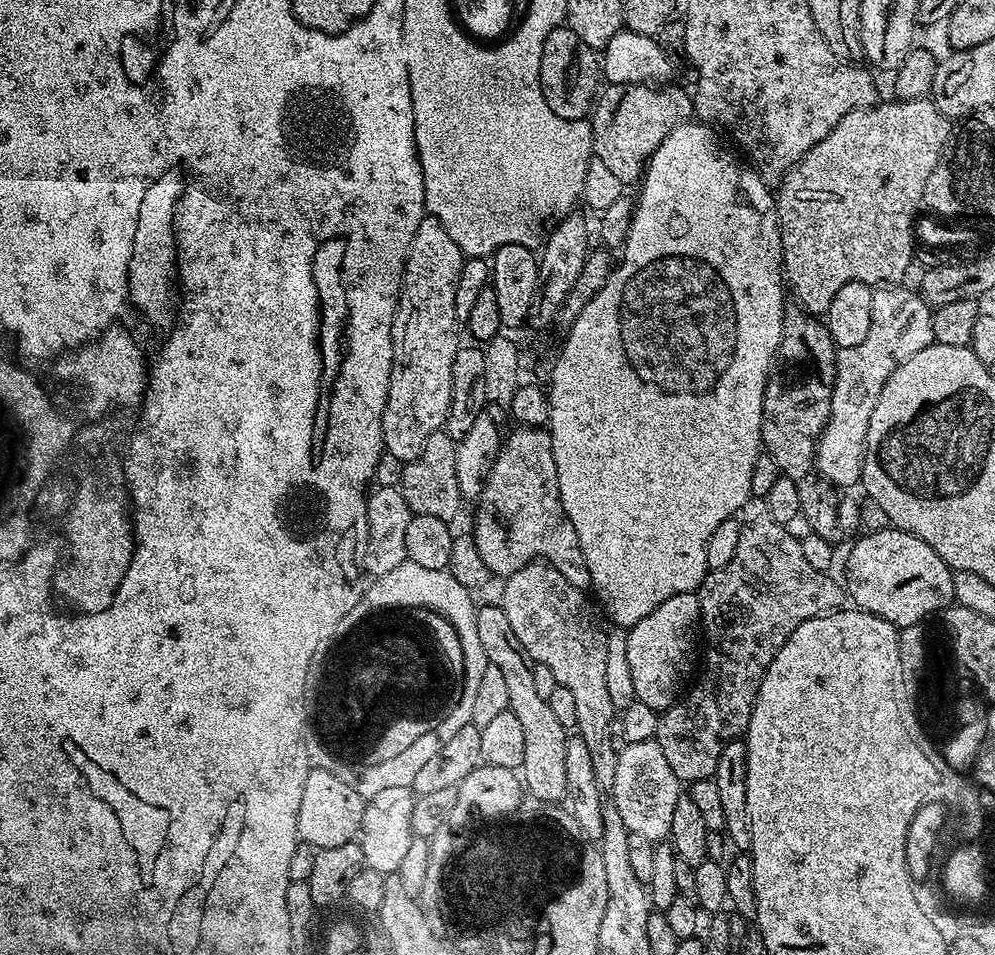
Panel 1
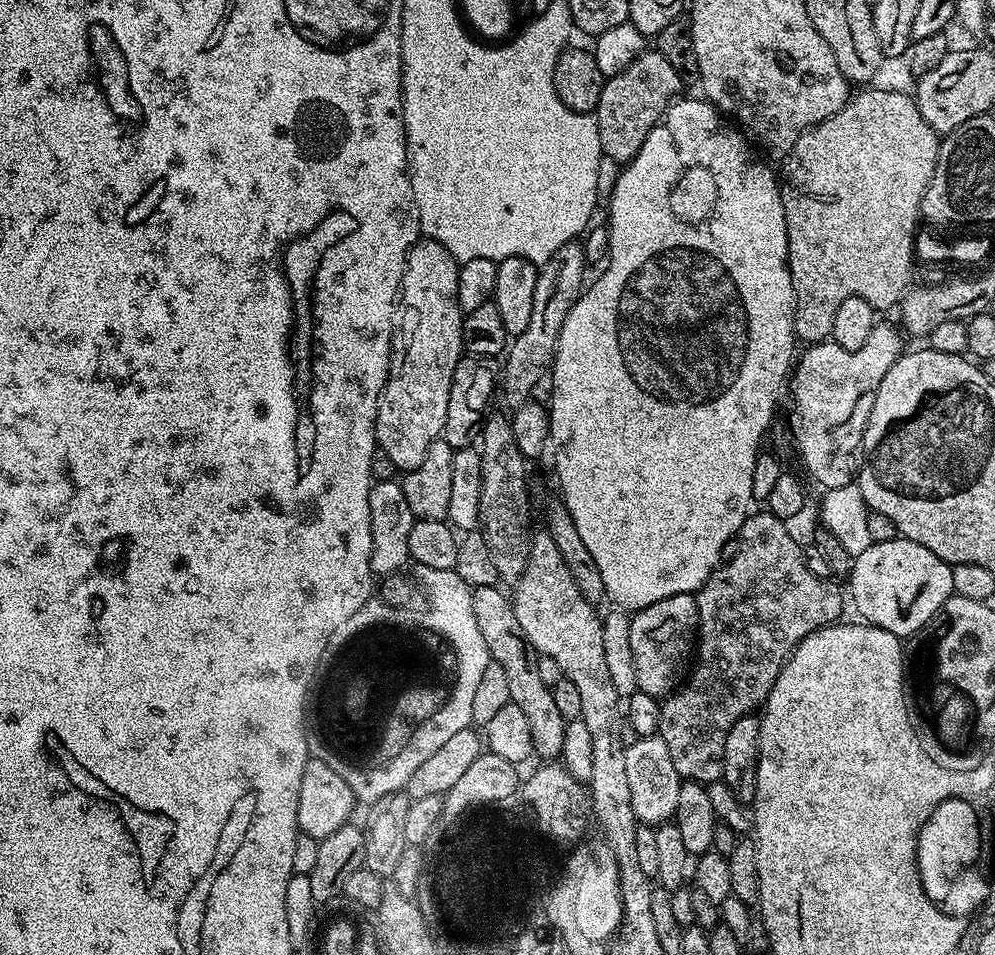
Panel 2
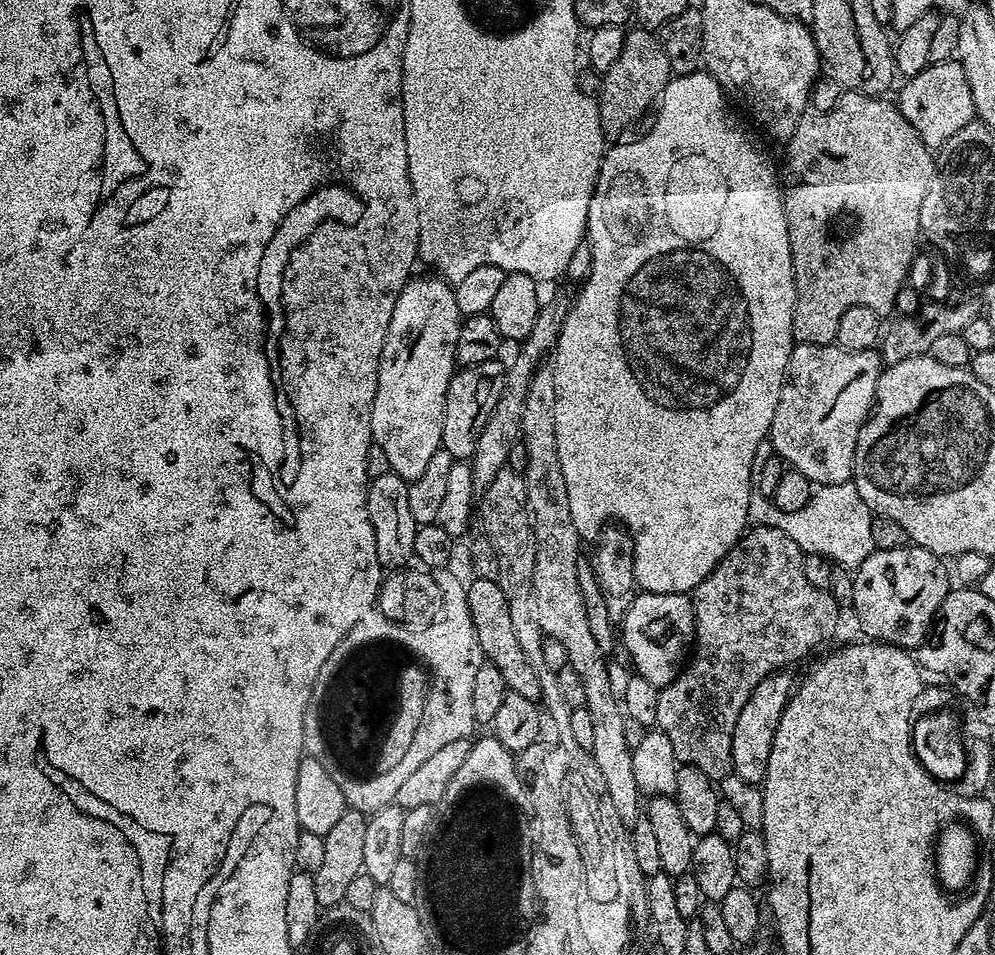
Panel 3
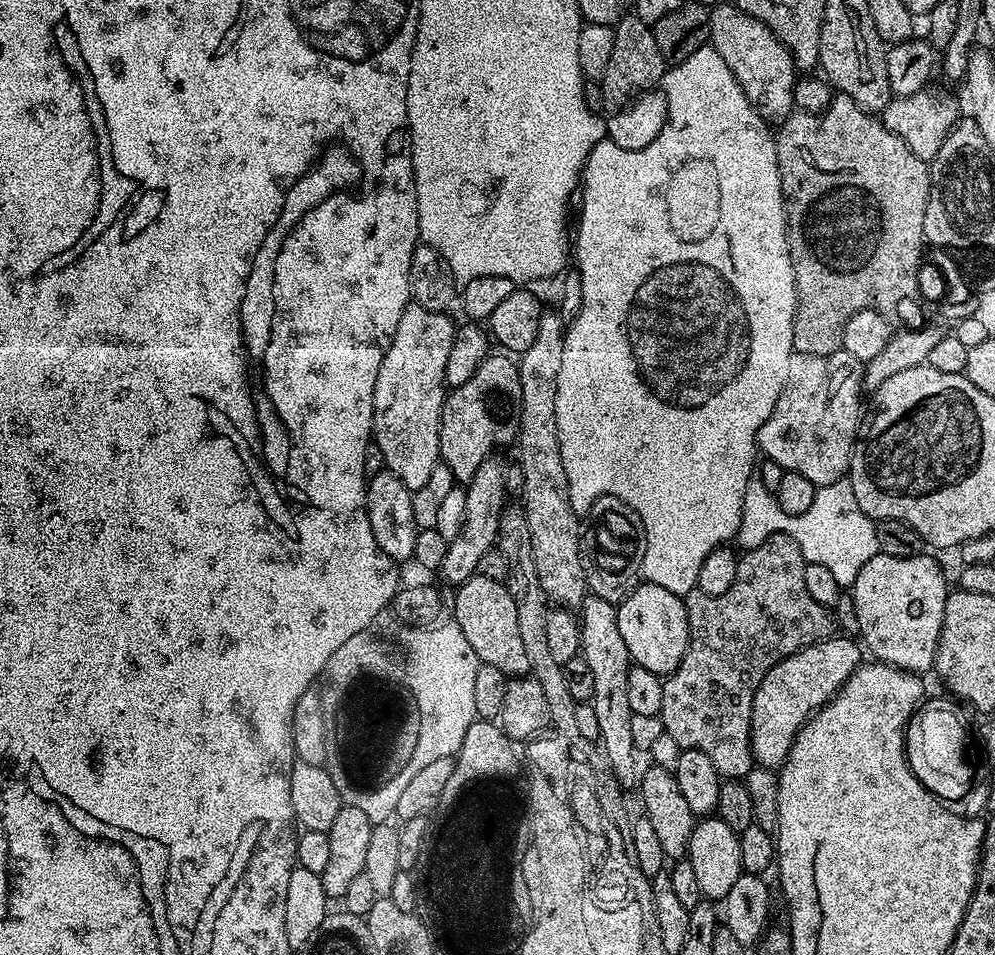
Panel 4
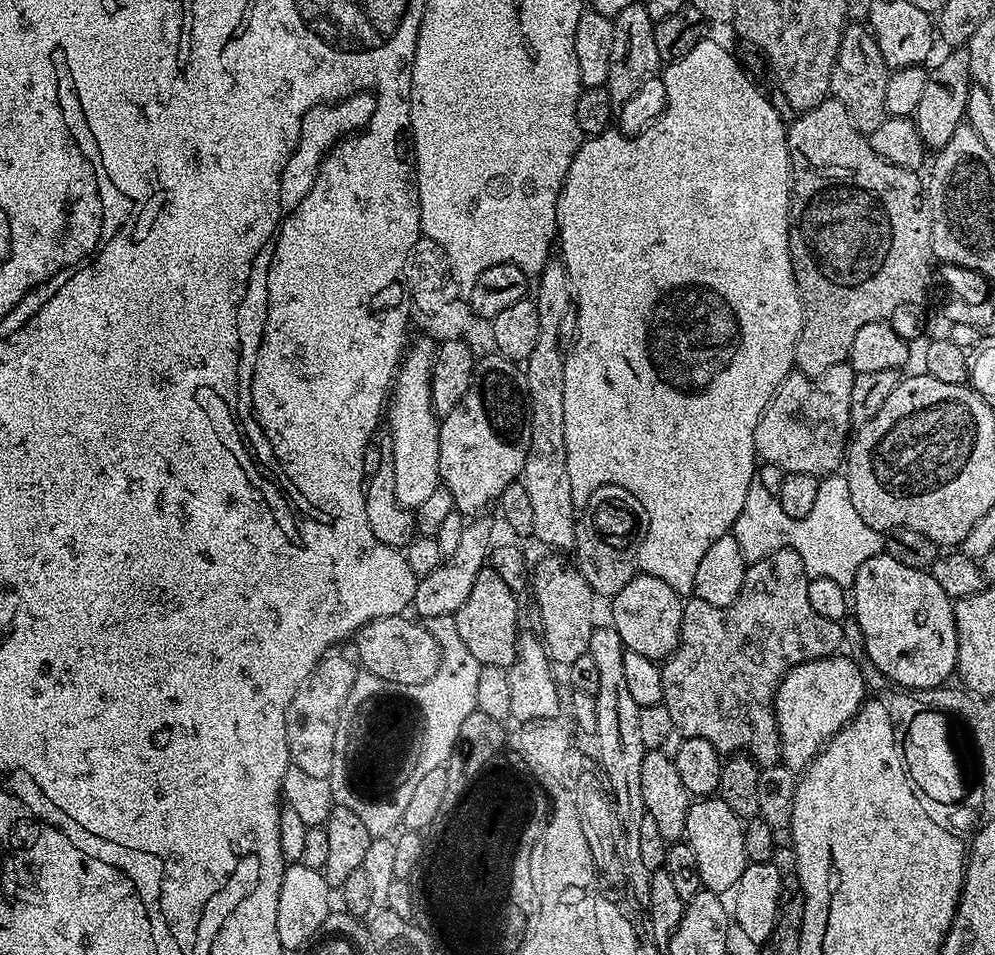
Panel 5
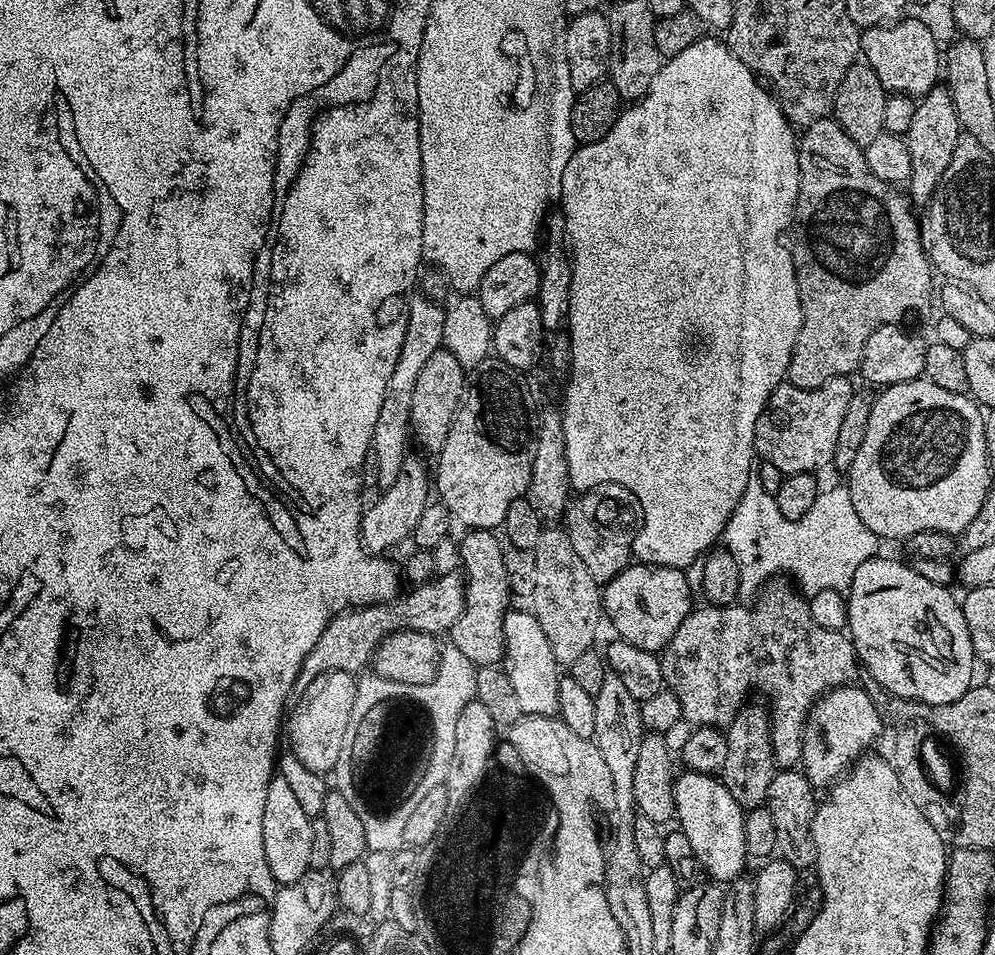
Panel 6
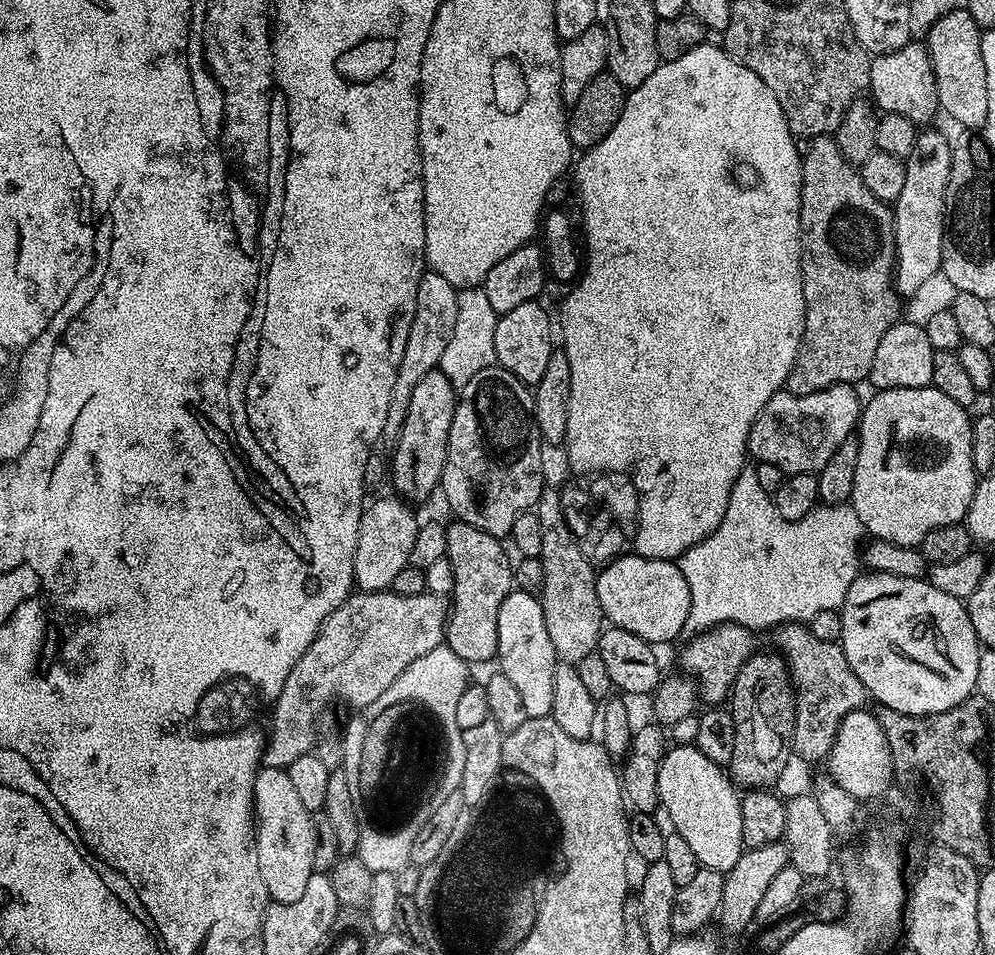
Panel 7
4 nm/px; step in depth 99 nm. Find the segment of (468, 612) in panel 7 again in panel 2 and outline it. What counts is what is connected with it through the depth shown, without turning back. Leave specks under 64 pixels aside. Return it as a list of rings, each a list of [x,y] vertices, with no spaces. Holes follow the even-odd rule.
[[[482,586],[472,589],[474,618],[478,622],[478,630],[482,630],[482,638],[486,642],[486,650],[490,650],[492,662],[506,670],[506,679],[510,686],[510,701],[524,711],[530,721],[530,738],[532,751],[537,757],[556,758],[562,750],[562,738],[566,734],[566,721],[558,706],[554,703],[551,687],[542,682],[536,665],[537,657],[524,636],[522,625],[518,623],[518,614],[514,614],[509,593],[504,593],[500,586]]]

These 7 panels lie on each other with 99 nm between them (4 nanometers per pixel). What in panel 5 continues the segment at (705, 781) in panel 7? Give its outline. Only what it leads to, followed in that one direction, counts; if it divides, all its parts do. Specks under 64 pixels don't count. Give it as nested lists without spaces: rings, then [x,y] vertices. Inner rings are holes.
[[[700,798],[689,803],[684,840],[690,850],[694,850],[703,887],[709,892],[731,893],[749,863],[744,845],[744,824],[734,811],[719,798]]]

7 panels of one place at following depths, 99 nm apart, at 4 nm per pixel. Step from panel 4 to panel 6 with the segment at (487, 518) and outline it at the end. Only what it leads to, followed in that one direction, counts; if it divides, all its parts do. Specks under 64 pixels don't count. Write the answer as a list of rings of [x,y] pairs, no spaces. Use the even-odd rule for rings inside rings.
[[[457,572],[437,575],[433,580],[413,587],[408,596],[386,604],[370,604],[361,608],[348,609],[340,613],[322,632],[322,637],[314,644],[300,668],[297,685],[305,687],[314,678],[328,671],[359,673],[371,663],[373,654],[383,639],[400,630],[420,631],[433,636],[447,633],[461,617],[465,608],[465,579]]]

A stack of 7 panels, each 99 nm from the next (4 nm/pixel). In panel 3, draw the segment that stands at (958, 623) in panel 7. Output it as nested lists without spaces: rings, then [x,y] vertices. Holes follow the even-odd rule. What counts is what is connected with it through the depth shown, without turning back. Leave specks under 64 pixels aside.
[[[909,546],[906,548],[899,548],[898,550],[875,550],[866,558],[866,562],[862,562],[860,567],[855,569],[854,577],[854,602],[853,609],[854,614],[860,619],[860,628],[865,632],[865,637],[871,638],[873,641],[881,644],[893,644],[896,648],[902,648],[905,650],[916,650],[924,641],[924,637],[927,636],[929,628],[932,625],[932,621],[936,617],[936,612],[939,610],[941,602],[946,598],[946,594],[950,590],[950,583],[948,584],[948,576],[950,580],[950,572],[944,569],[945,561],[941,557],[936,556],[930,550],[925,548],[918,548],[915,546]]]

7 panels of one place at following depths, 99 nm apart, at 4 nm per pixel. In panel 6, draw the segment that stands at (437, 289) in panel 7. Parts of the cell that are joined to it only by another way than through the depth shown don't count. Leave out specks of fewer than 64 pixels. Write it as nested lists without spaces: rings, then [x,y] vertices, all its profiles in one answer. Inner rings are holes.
[[[416,294],[408,301],[408,321],[406,322],[406,338],[402,338],[402,350],[398,354],[398,362],[394,362],[394,374],[386,382],[386,394],[382,394],[382,406],[378,409],[378,422],[374,425],[374,438],[370,449],[371,459],[378,462],[378,482],[375,487],[383,490],[394,486],[404,461],[409,459],[410,445],[410,406],[414,406],[414,382],[418,382],[418,373],[423,364],[443,345],[443,328],[445,309],[435,299]]]

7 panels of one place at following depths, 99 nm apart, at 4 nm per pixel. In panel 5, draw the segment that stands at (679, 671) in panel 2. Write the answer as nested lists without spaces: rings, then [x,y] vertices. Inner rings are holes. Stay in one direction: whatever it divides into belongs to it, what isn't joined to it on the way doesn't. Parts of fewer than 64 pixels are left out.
[[[638,574],[616,596],[611,597],[611,627],[622,638],[625,649],[660,662],[672,655],[680,641],[684,600],[662,578]]]

